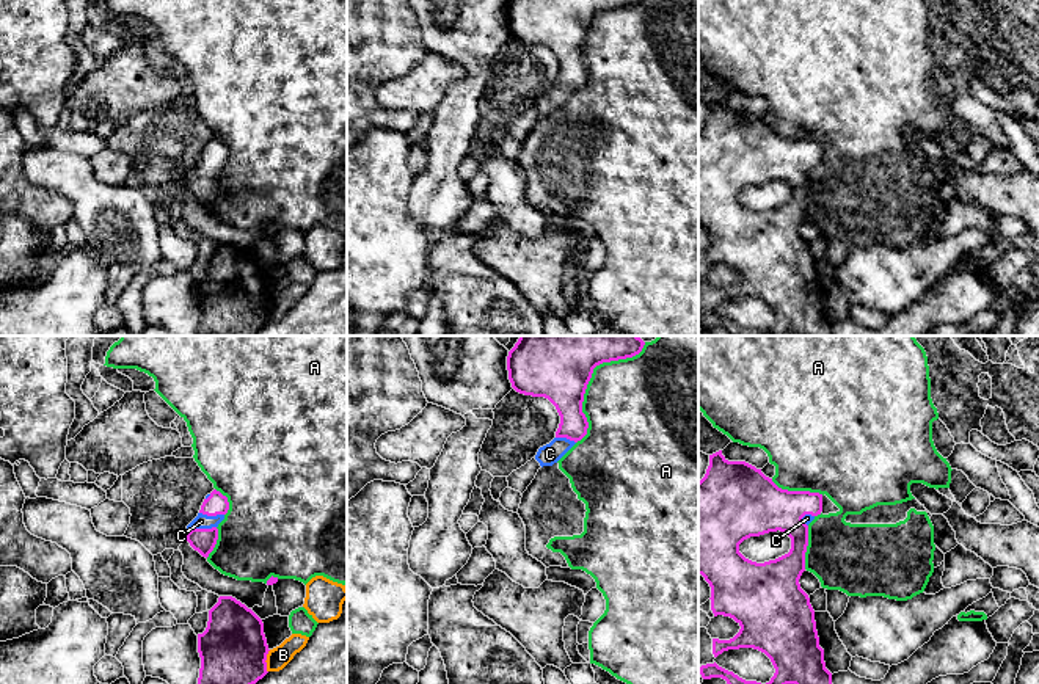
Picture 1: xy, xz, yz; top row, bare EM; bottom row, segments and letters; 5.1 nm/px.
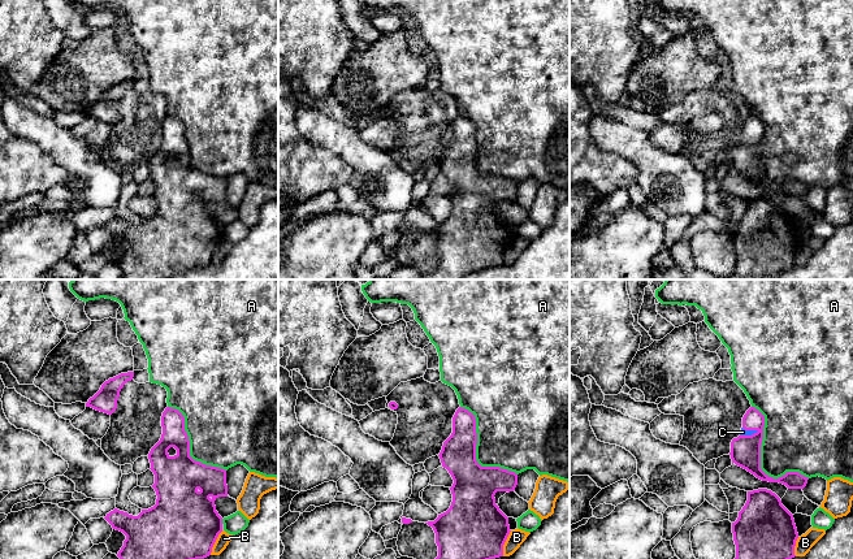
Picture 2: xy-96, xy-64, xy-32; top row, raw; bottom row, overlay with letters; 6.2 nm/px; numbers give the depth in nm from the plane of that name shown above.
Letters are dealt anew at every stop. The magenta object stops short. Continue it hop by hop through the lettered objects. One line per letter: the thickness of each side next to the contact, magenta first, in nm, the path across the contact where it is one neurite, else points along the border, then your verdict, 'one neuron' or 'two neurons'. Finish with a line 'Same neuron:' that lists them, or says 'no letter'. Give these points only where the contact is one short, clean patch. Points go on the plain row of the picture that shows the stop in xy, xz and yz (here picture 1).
A: 260/460 nm | two neurons
B: 340/110 nm | two neurons
C: 130/80 nm | across xy (203, 189), (201, 178), (201, 170) | one neuron
Same neuron: C

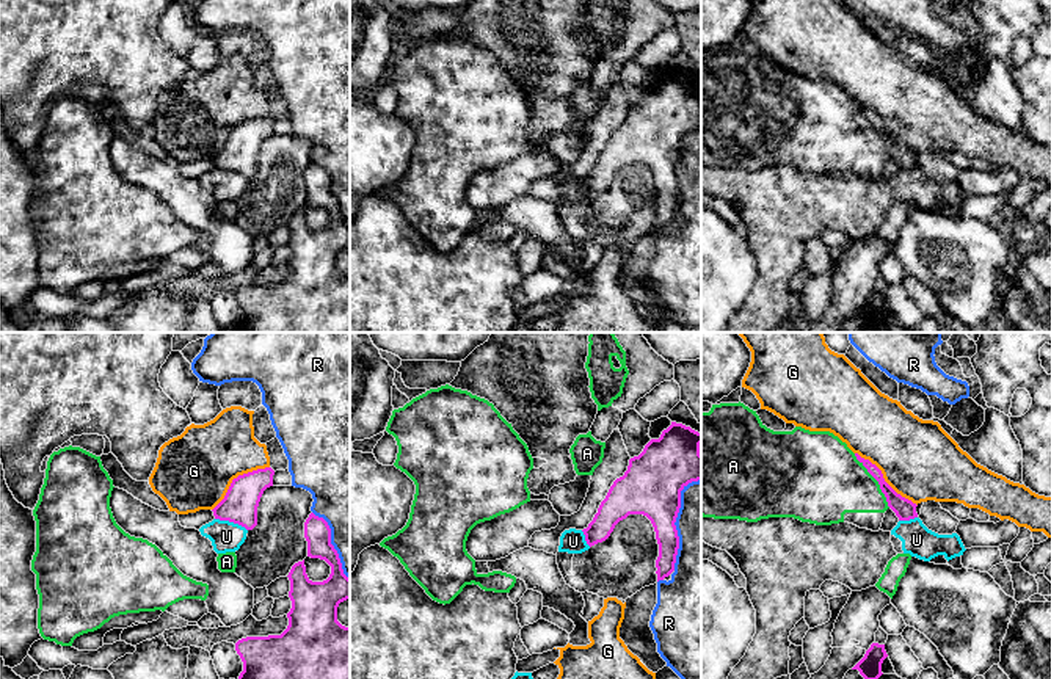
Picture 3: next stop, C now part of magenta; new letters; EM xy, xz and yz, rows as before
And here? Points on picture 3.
A: 110/380 nm | along yz (854, 102), (877, 130), (890, 156) | two neurons
G: 110/400 nm | two neurons
R: 300/260 nm | two neurons
U: 180/160 nm | along xy (215, 167), (237, 171), (247, 179) | two neurons
Same neuron: no letter

